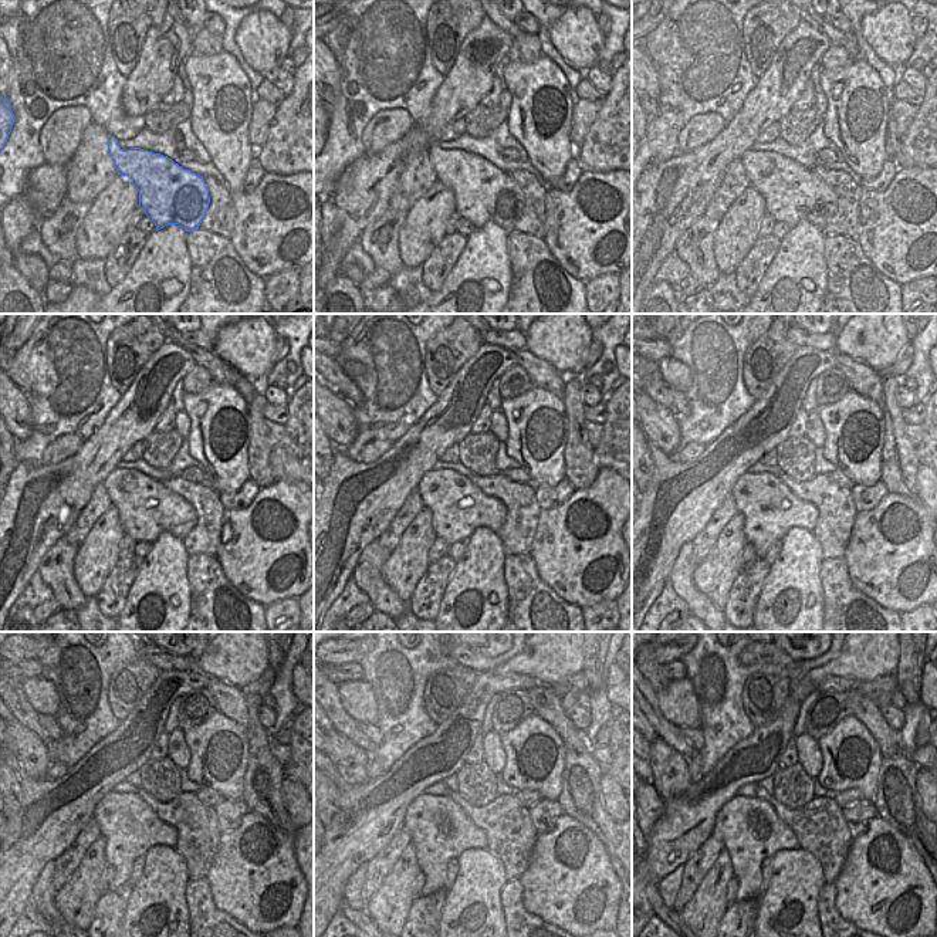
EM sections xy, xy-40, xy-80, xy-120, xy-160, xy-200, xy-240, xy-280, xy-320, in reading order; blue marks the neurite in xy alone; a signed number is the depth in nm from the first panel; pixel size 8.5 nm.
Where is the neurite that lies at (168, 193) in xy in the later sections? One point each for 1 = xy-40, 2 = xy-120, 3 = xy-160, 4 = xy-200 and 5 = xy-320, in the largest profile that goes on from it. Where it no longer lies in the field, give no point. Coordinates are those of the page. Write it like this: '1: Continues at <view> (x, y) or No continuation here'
1: Continues at xy-40 (483, 192)
2: Continues at xy-120 (145, 507)
3: Continues at xy-160 (459, 507)
4: Continues at xy-200 (770, 508)
5: Continues at xy-320 (748, 828)

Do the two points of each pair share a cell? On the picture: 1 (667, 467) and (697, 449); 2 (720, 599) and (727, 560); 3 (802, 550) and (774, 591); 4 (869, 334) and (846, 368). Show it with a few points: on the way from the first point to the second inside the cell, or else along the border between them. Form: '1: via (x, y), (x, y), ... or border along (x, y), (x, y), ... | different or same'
1: border along (707, 446), (699, 456), (687, 462), (675, 459) | different
2: via (720, 589), (720, 570) | same
3: via (799, 560), (798, 567), (784, 581) | same
4: border along (835, 348), (842, 354), (863, 361), (878, 372) | different

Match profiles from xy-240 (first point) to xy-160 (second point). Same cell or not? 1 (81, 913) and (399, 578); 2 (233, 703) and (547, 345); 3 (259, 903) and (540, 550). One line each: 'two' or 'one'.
1: one
2: two
3: one

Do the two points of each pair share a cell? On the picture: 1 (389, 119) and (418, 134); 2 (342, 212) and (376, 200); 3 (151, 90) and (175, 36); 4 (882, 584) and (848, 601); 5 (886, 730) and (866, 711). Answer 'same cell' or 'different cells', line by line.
1: different cells
2: same cell
3: same cell
4: different cells
5: same cell

